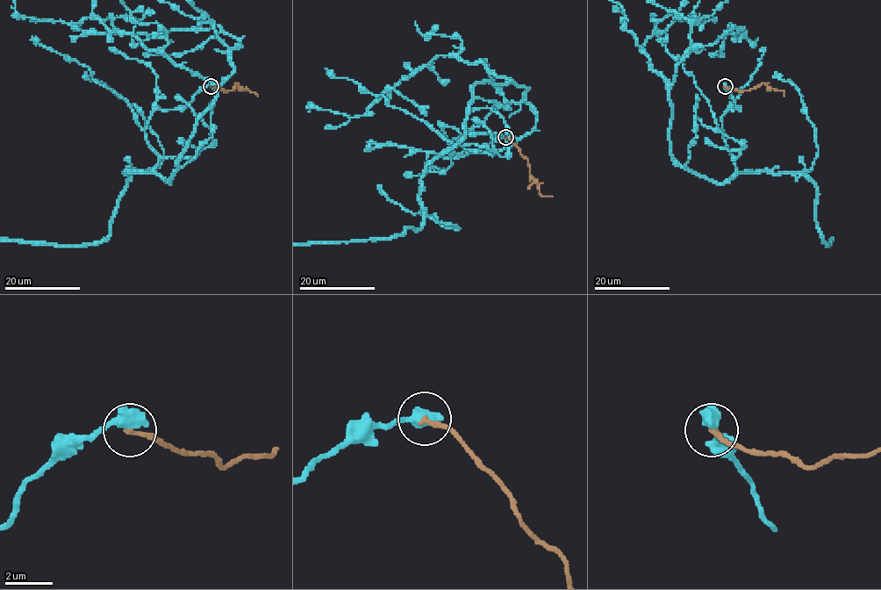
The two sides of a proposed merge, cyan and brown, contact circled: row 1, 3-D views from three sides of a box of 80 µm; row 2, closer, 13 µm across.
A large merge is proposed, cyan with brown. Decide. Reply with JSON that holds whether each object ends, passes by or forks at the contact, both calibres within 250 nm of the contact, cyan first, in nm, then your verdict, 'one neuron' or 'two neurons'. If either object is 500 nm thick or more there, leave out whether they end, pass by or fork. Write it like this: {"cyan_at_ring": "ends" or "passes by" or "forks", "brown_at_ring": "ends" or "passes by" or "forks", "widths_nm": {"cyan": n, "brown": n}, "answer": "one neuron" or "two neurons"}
{"widths_nm": {"cyan": 700, "brown": 190}, "answer": "two neurons"}

